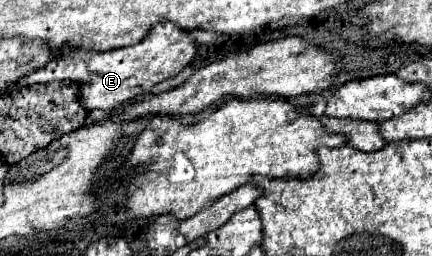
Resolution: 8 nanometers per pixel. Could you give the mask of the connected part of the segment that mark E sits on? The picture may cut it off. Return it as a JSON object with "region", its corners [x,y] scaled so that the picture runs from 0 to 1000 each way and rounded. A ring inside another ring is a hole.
{"region":[[[377,90],[359,98],[340,152],[331,152],[322,176],[257,199],[178,199],[164,207],[164,223],[137,223],[118,238],[118,254],[90,270],[86,285],[67,285],[53,316],[44,316],[39,340],[118,324],[132,309],[164,309],[188,324],[188,410],[197,410],[197,426],[238,426],[248,441],[262,441],[285,402],[345,363],[363,324],[405,301],[414,277],[447,246],[456,207],[461,168],[424,105],[414,113],[414,98],[405,90]]]}

